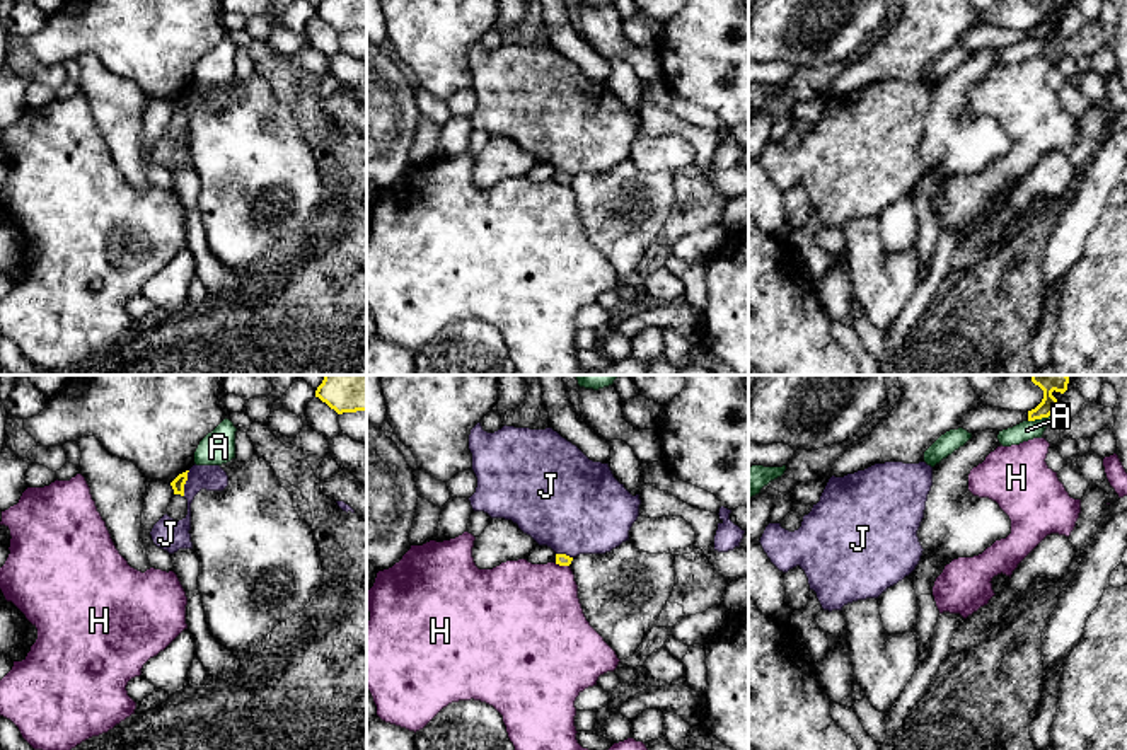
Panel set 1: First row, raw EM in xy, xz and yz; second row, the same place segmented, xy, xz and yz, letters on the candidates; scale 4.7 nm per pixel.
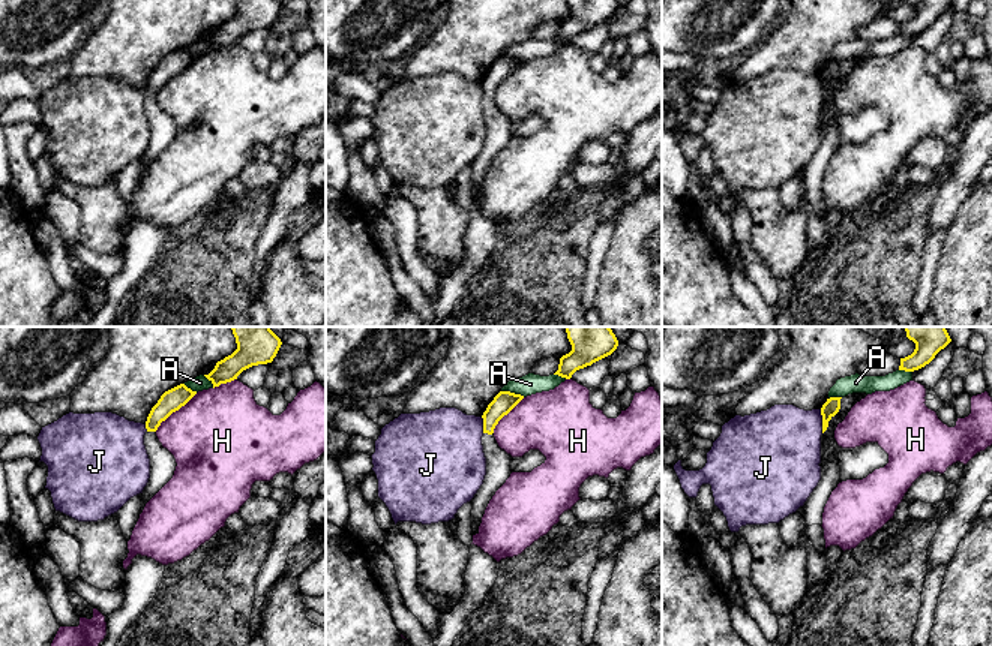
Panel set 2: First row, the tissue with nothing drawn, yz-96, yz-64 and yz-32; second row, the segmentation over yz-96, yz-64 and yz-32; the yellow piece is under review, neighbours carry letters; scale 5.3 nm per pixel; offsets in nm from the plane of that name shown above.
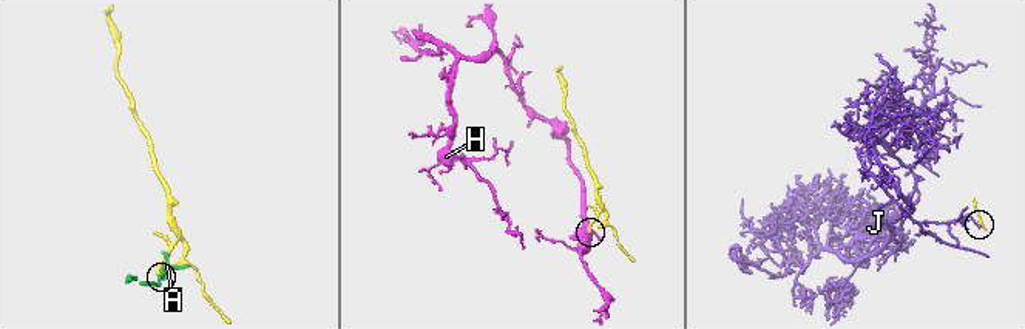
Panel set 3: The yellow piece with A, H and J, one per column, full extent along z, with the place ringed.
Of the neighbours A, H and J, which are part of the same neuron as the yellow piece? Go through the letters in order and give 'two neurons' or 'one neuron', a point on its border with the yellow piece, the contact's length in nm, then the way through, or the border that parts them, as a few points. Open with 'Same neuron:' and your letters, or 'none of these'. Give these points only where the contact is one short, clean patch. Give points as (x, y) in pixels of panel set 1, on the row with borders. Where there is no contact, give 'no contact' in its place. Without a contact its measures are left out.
Same neuron: none of these
A: two neurons; contact yz (1042, 416); length 150 nm
H: two neurons; contact xz (561, 565); length 70 nm
J: two neurons; contact xy (184, 483); length 120 nm; border xy (190, 471), (183, 495)

